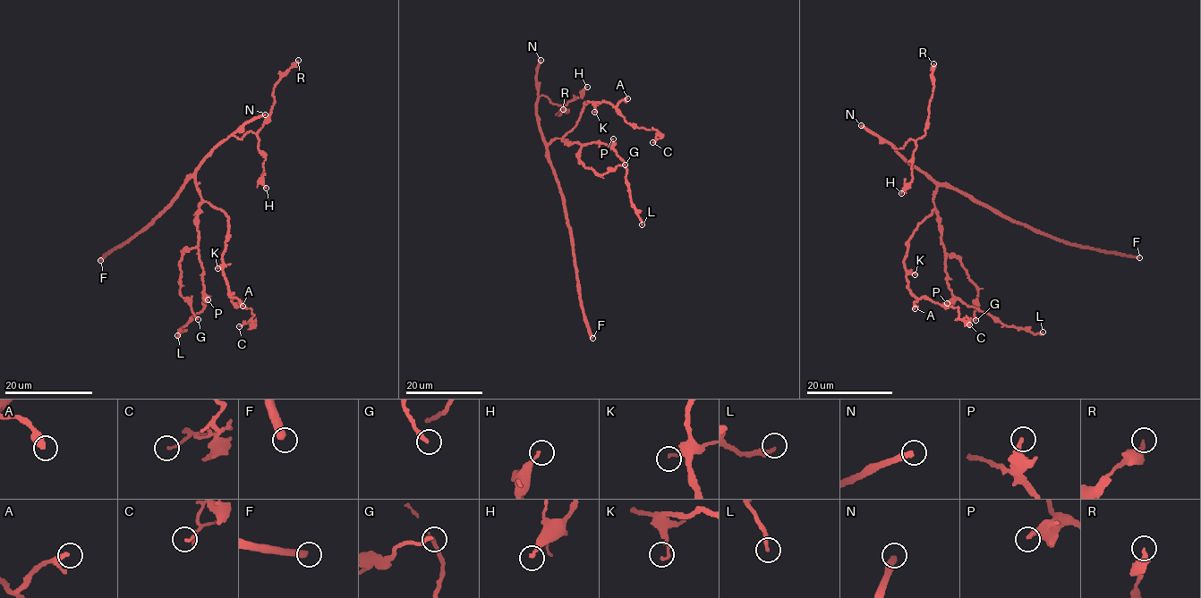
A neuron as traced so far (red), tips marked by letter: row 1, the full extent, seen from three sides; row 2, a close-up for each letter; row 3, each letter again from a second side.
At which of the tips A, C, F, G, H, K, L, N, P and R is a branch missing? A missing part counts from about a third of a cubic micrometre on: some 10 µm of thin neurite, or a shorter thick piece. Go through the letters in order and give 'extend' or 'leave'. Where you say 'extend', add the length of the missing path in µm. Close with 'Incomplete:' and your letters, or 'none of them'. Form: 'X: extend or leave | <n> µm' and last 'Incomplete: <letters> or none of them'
A: leave
C: leave
F: extend | 80 µm
G: extend | 7 µm
H: leave
K: leave
L: leave
N: leave
P: leave
R: leave
Incomplete: F, G

